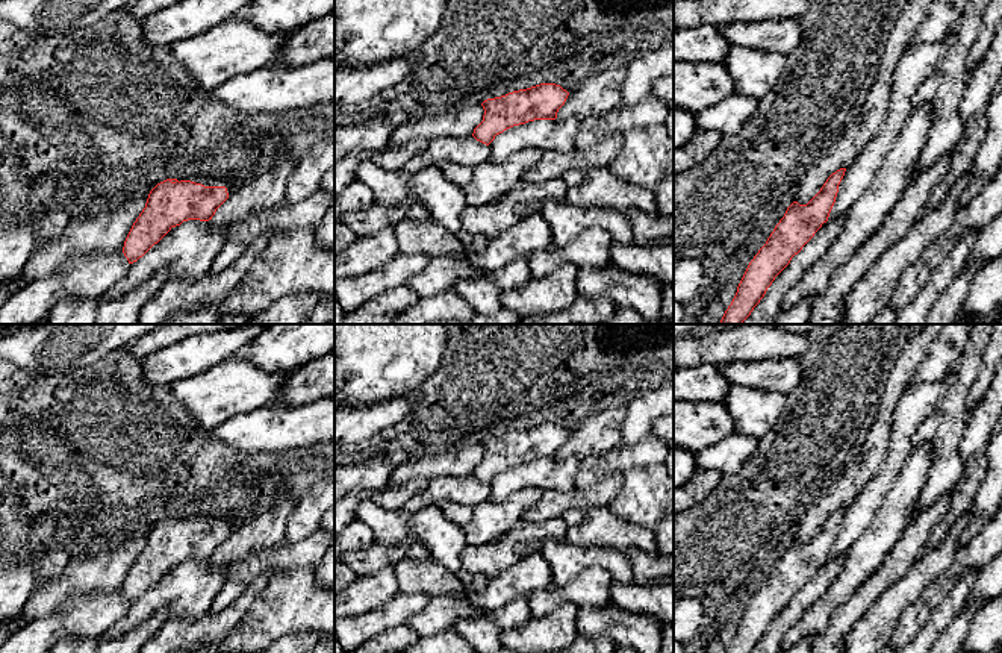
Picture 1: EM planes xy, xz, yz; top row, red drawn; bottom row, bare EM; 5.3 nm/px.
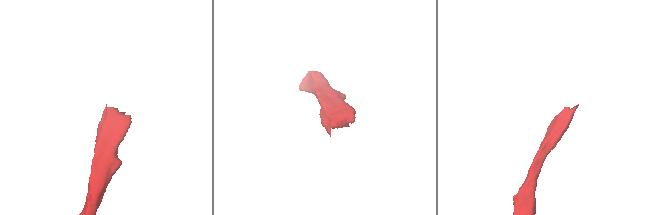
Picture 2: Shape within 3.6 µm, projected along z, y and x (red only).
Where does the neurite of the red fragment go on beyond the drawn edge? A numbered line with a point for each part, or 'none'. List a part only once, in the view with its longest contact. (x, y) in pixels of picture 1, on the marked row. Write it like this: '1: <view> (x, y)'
1: xy (205, 181)

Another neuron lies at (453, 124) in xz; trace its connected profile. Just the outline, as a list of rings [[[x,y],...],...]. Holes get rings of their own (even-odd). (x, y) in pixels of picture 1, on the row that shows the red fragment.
[[[472,105],[454,112],[425,115],[410,120],[404,126],[394,127],[391,135],[392,147],[404,147],[415,138],[466,138],[472,136],[474,129],[483,121],[484,109]]]

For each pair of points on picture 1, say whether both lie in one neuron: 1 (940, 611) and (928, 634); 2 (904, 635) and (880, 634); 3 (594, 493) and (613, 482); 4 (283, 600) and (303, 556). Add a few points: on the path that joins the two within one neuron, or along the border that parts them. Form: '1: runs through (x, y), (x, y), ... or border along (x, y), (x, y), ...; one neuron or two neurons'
1: runs through (940, 617), (934, 628); one neuron
2: border along (911, 603), (901, 614), (890, 637); two neurons
3: runs through (598, 493), (609, 487); one neuron
4: border along (314, 568), (279, 570), (271, 576); two neurons

